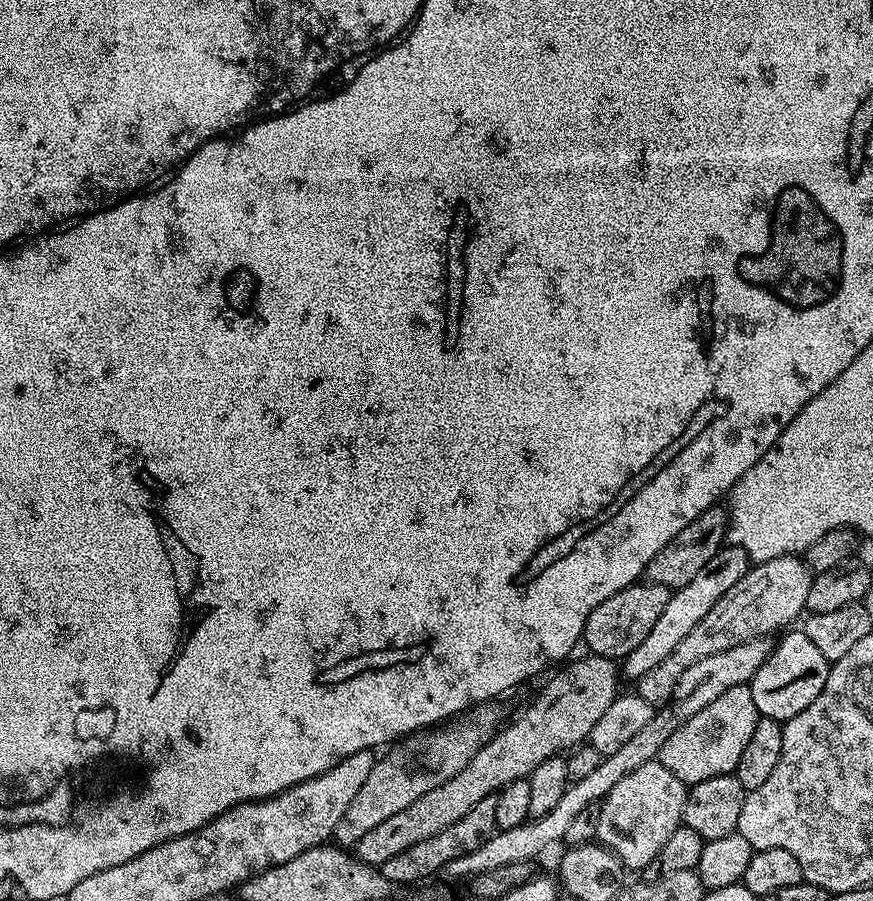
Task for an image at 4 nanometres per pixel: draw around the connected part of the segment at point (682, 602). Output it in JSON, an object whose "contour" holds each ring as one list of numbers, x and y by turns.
{"contour":[[725,546,718,554,714,554,714,558,710,558,710,562,706,562,706,566,702,566,702,570,698,570,698,575,691,582,686,582,686,586,673,591,670,602,666,602,666,610,662,610,658,623,652,627,650,634,646,634,646,638,642,638,641,644,634,646,634,650,630,650,630,654,623,657,623,679,629,680,629,682,640,680,642,674,654,670,654,666,658,666,658,662,670,658,670,654,674,654,678,642,682,642,682,638,686,638,686,634,690,634,690,630,694,630,694,626,698,626,698,622,702,622,702,618,706,618,706,614,710,614,710,610,714,610,716,603,731,588,738,586,740,579,748,573,749,567,750,561,746,550,741,548]]}

